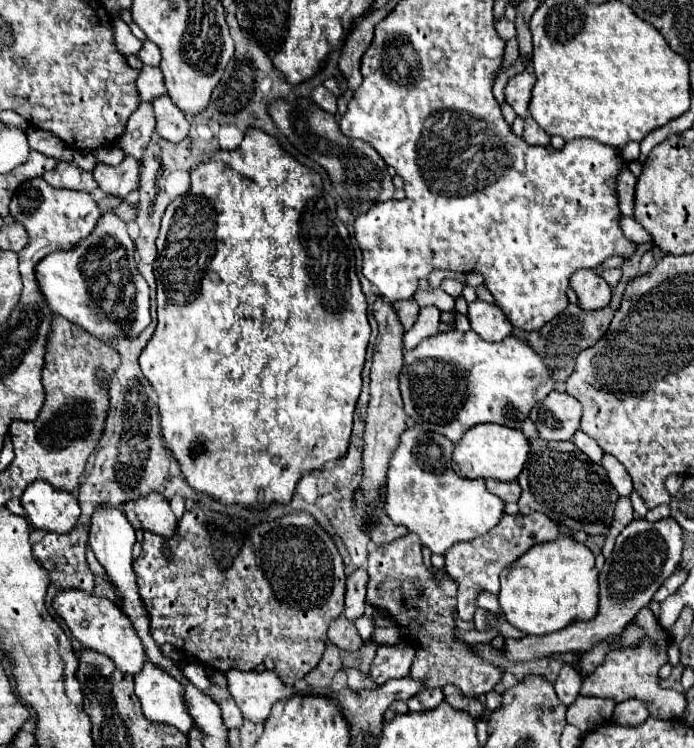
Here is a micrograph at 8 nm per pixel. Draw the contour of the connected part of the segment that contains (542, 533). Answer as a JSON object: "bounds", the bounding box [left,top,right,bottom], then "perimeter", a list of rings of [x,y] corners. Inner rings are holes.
{"bounds":[445,514,563,622],"perimeter":[[[503,514],[501,522],[495,528],[491,528],[487,534],[477,536],[469,542],[455,542],[455,546],[451,546],[451,550],[447,550],[447,554],[445,554],[445,574],[451,580],[455,580],[459,586],[459,590],[457,590],[459,618],[465,622],[473,620],[473,614],[477,608],[475,602],[481,592],[491,592],[491,594],[499,592],[499,574],[503,568],[513,564],[531,546],[543,544],[543,542],[553,542],[559,536],[563,536],[563,532],[545,514],[533,514],[527,518],[523,516],[523,520]]]}

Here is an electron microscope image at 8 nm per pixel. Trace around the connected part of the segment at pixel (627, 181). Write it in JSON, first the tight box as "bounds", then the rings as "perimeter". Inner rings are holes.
{"bounds":[617,170,635,216],"perimeter":[[[621,170],[617,176],[617,200],[623,216],[631,216],[633,194],[635,194],[635,176],[629,170]]]}

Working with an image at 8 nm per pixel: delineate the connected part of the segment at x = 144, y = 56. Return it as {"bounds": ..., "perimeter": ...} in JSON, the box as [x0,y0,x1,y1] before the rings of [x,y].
{"bounds":[137,40,161,66],"perimeter":[[[145,40],[143,48],[137,52],[137,58],[143,62],[143,66],[159,66],[161,52],[159,52],[159,48],[153,42]]]}

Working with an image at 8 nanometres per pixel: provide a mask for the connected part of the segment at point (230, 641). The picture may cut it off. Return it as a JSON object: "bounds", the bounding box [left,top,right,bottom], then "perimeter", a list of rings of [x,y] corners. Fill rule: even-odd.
{"bounds":[133,512,343,686],"perimeter":[[[291,512],[273,520],[271,538],[265,526],[267,524],[255,528],[245,526],[239,532],[227,532],[213,520],[183,516],[171,538],[161,538],[149,530],[143,532],[143,552],[133,560],[133,572],[157,646],[169,642],[183,654],[195,656],[203,664],[211,664],[219,670],[253,670],[255,666],[249,664],[249,658],[253,660],[259,650],[259,664],[263,664],[265,656],[271,656],[277,676],[285,686],[293,686],[295,680],[317,666],[325,650],[327,626],[331,618],[343,612],[343,558],[329,532],[307,512]],[[253,532],[259,534],[257,544]]]}

